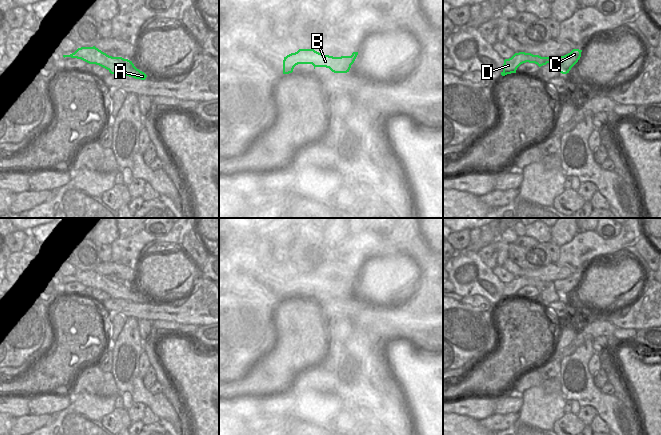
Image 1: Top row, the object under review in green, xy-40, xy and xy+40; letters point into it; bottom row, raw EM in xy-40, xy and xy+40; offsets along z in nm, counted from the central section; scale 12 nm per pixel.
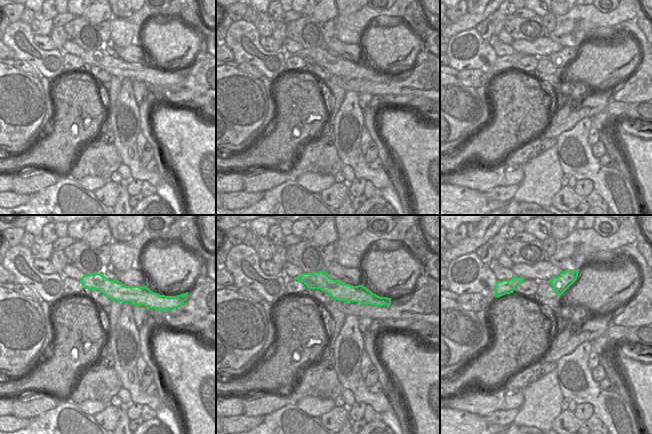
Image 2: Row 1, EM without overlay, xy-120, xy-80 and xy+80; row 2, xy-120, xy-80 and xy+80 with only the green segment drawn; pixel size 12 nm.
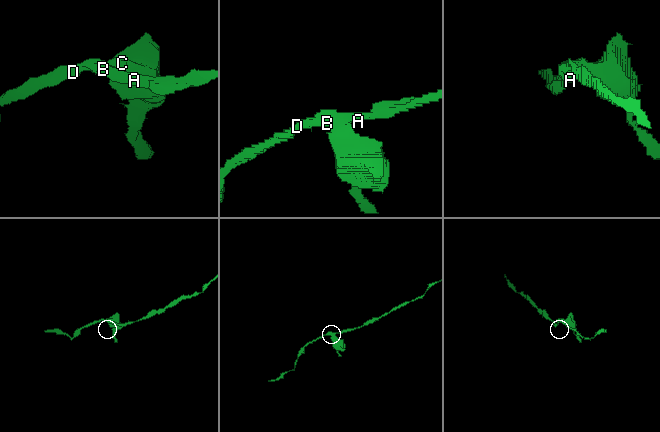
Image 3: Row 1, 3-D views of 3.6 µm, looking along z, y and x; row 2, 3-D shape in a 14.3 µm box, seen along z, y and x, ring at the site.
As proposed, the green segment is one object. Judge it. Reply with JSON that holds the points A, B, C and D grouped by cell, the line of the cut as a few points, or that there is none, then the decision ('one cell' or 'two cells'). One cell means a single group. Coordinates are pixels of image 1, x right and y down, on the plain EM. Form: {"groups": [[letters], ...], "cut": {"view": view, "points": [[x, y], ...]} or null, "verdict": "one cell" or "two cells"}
{"groups": [["A", "B", "D"], ["C"]], "cut": {"view": "xy", "points": [[351, 280], [347, 286], [349, 290]]}, "verdict": "two cells"}

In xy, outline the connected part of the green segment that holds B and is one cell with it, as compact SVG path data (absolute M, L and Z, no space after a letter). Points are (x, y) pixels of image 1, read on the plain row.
M299 273L295 277L291 277L284 281L283 298L293 296L293 293L298 288L312 288L316 291L329 292L334 297L347 297L351 290L347 288L351 280L333 281L324 279L314 273Z

